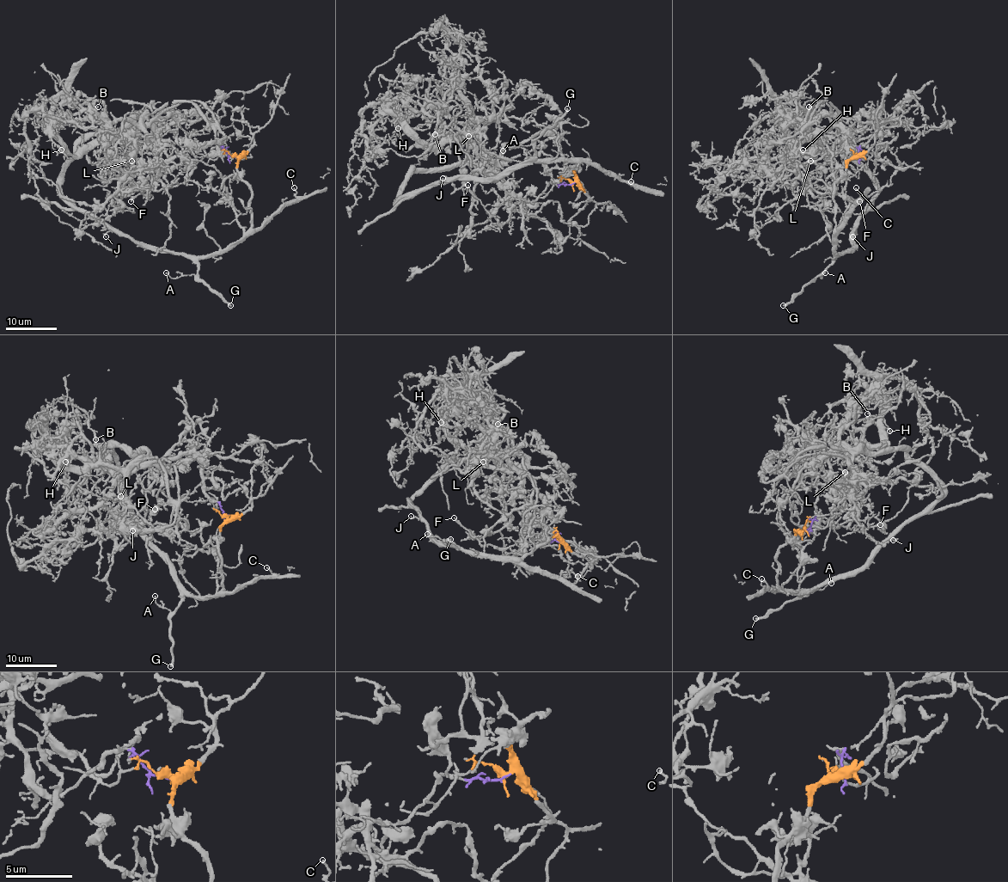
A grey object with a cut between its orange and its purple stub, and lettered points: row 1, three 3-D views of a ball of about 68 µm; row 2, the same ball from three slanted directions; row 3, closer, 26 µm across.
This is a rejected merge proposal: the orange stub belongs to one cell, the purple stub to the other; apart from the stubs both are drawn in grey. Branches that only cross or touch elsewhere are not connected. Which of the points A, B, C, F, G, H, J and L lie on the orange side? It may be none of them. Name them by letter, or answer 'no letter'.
A, C, G, J

